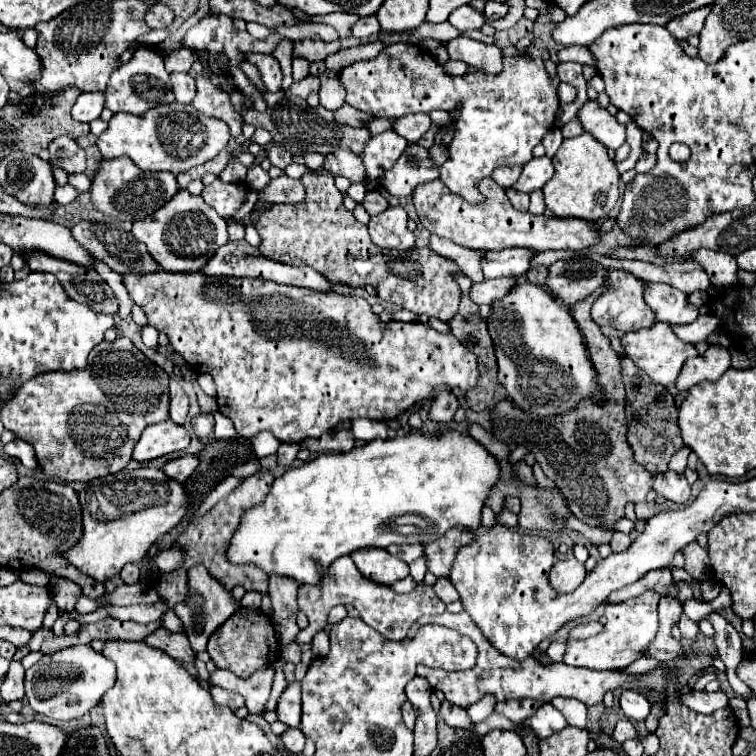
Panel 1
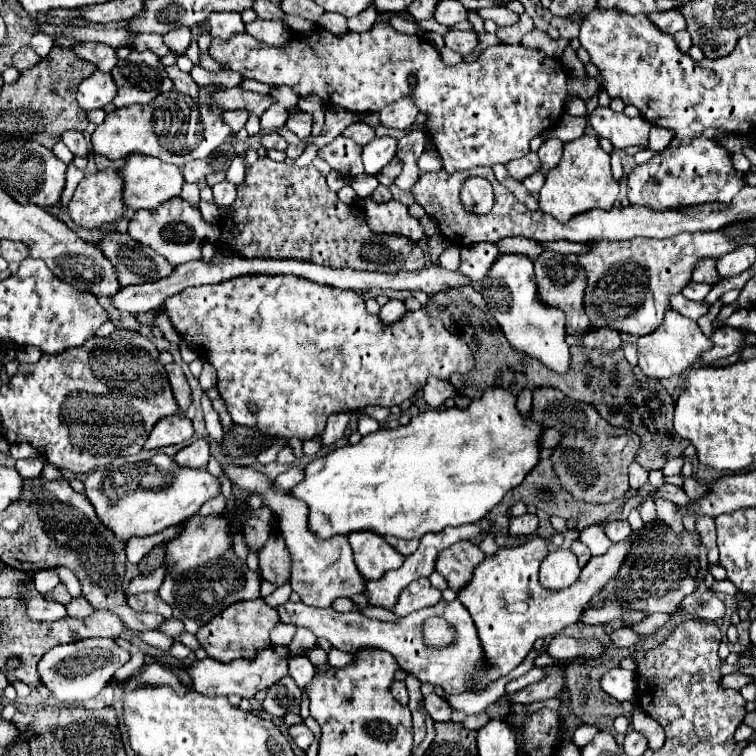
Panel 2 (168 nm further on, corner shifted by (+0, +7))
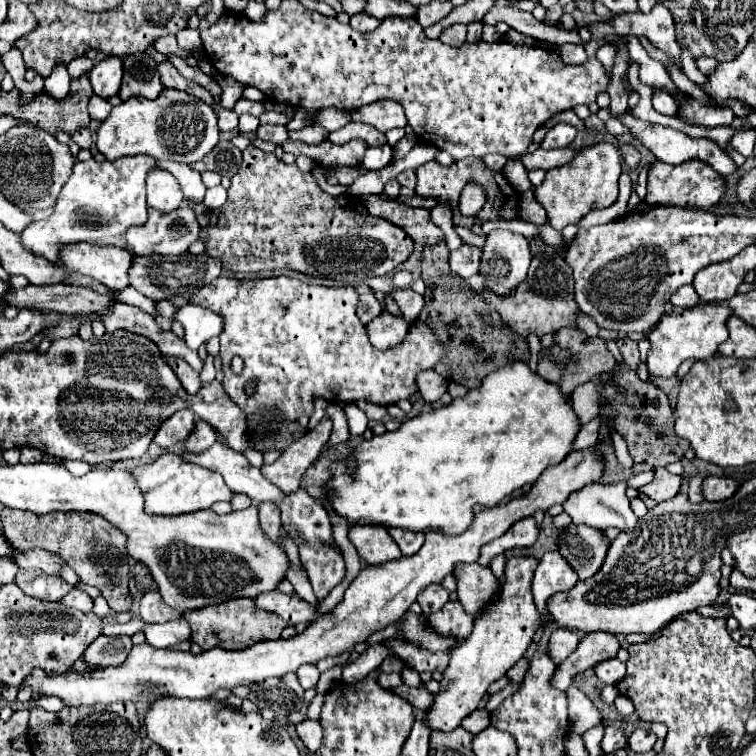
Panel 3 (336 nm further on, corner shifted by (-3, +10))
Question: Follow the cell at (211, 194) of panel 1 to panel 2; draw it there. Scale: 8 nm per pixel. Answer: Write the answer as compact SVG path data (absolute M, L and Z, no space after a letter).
M219 182L217 186L213 186L213 202L223 208L223 206L231 206L233 200L237 196L237 188L231 182Z

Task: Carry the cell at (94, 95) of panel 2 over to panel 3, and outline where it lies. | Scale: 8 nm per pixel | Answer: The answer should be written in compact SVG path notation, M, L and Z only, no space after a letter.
M106 57L98 61L92 71L88 73L94 95L102 99L110 99L118 95L120 81L122 81L122 59L120 57Z

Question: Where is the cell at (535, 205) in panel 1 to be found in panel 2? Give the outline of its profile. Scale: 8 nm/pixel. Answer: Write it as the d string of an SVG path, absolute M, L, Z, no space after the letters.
M535 172L533 176L527 176L527 178L523 180L523 186L525 186L529 192L539 192L541 186L543 186L543 178L545 178L543 172Z

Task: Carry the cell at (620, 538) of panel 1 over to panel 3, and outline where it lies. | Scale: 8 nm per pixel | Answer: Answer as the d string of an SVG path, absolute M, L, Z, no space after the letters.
M590 483L580 491L570 493L570 497L564 501L564 511L572 517L576 525L588 525L594 529L606 529L616 527L618 531L632 531L638 523L638 517L632 513L628 499L626 499L626 483L612 483L612 485L600 485Z

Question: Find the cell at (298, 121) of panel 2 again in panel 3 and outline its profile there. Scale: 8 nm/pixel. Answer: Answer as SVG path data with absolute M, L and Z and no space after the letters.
M322 109L314 117L314 123L322 125L328 132L338 131L340 127L344 127L350 121L352 121L351 113L340 111L340 109Z

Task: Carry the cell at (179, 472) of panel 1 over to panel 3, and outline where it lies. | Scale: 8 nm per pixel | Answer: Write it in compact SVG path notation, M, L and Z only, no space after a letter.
M200 421L194 427L194 431L188 437L188 441L186 441L186 451L188 453L204 453L214 443L216 443L216 431L214 431L214 427L210 427L206 421Z

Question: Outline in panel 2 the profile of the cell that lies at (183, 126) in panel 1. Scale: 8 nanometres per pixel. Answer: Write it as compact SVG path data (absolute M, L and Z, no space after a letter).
M171 90L157 96L149 104L131 104L109 112L105 122L95 128L91 142L93 152L109 160L119 160L137 152L175 166L183 166L195 158L207 158L217 146L225 142L229 134L231 128L223 122L221 114L213 112L209 106L199 104L187 94Z

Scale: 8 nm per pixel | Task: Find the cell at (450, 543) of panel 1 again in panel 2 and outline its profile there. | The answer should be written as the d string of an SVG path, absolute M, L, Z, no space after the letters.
M457 542L439 554L437 572L447 580L453 592L459 592L471 578L473 568L485 558L485 554L471 542Z

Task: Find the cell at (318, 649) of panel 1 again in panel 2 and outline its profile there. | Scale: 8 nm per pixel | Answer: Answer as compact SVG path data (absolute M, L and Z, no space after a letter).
M333 648L329 652L329 664L331 666L337 666L337 668L343 668L343 666L349 666L353 662L353 654L347 654L347 652L341 652L337 648Z

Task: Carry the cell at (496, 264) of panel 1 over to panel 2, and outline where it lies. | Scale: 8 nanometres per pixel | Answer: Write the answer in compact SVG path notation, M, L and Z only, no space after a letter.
M493 242L485 244L473 244L469 248L461 250L461 264L459 270L471 280L471 282L481 282L485 274L489 272L493 260L497 260L499 250Z

